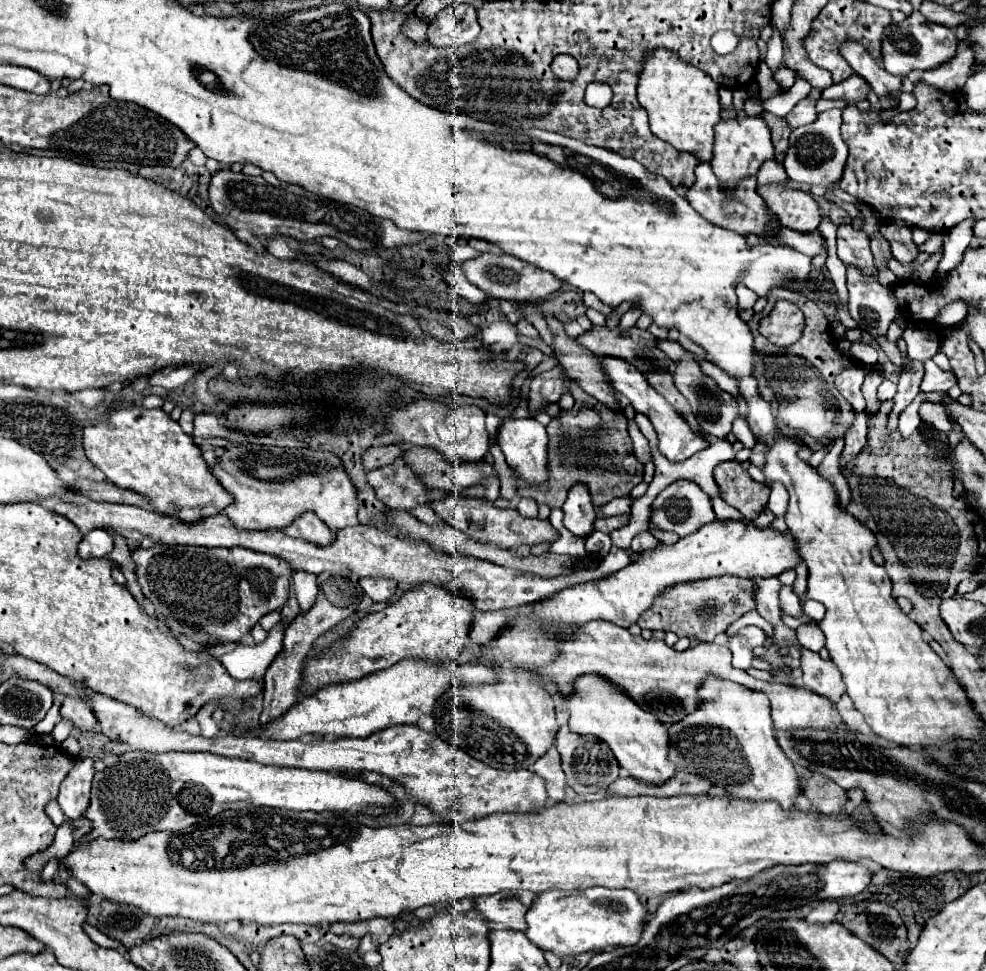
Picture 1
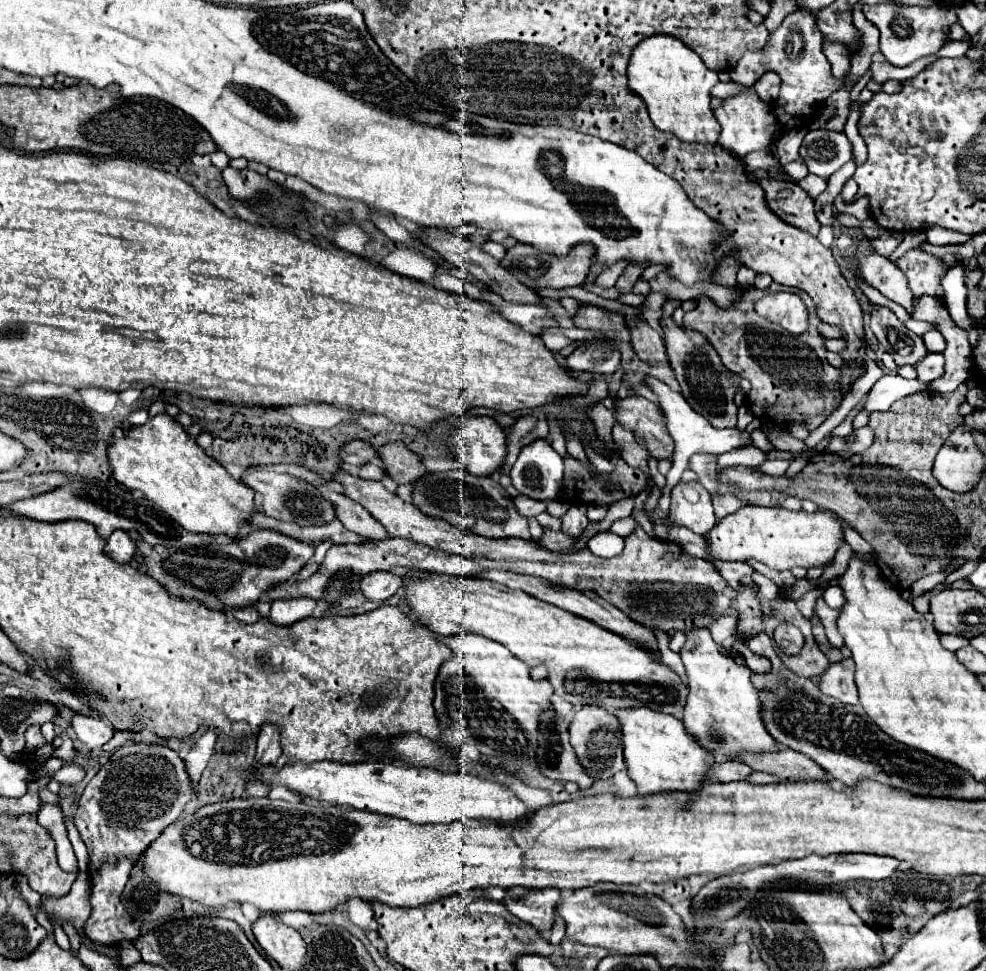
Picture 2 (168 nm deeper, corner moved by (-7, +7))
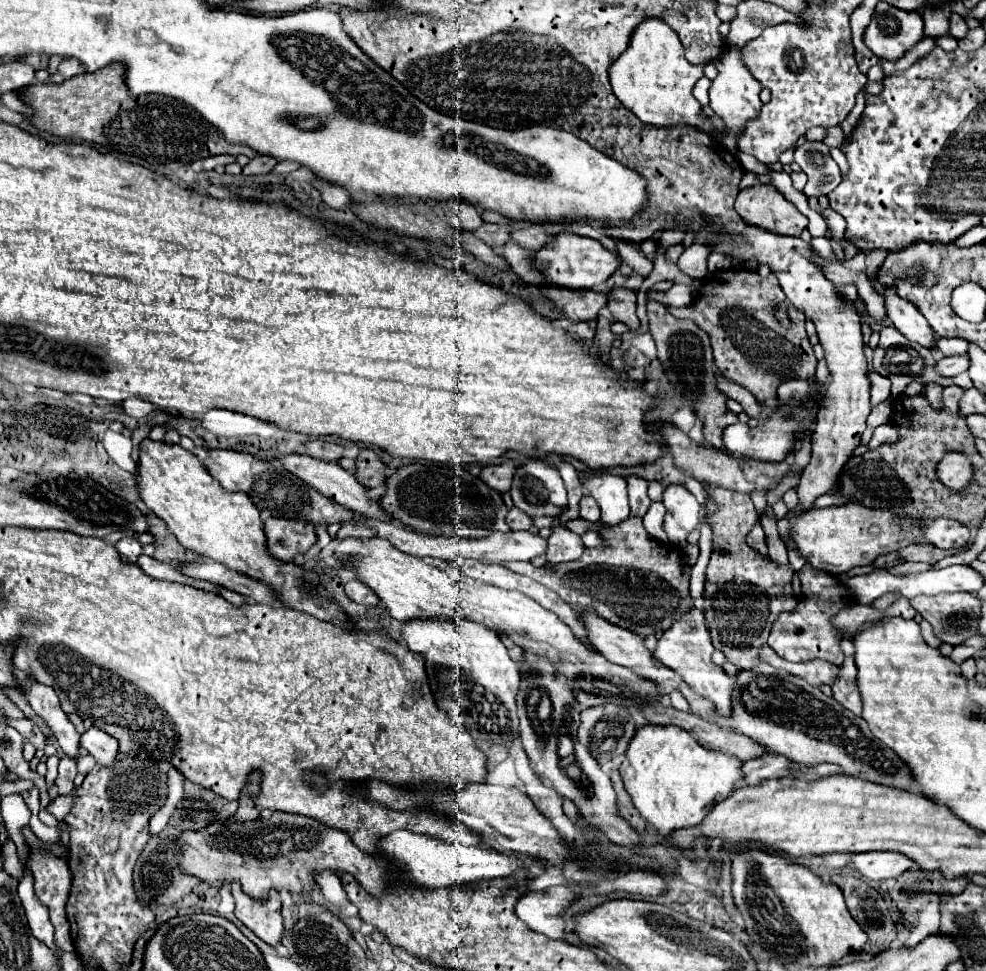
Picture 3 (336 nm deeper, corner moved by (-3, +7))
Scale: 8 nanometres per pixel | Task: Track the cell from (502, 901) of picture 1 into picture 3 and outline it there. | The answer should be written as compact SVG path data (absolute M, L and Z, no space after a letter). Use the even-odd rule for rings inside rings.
M549 887L543 891L531 891L517 899L517 917L533 931L551 939L561 939L565 933L565 921L559 913L579 897L579 891L567 887Z

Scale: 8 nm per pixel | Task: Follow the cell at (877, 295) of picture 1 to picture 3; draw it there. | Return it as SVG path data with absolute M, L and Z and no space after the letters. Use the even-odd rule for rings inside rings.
M883 327L881 329L881 341L879 341L879 345L877 345L877 349L875 349L875 357L873 357L873 367L875 367L875 371L879 373L879 375L883 375L883 377L887 377L889 381L891 381L891 385L893 385L893 397L899 397L899 395L903 395L903 389L905 389L905 385L909 385L911 381L919 381L919 383L939 383L939 385L951 385L951 383L955 383L955 379L951 379L951 377L943 377L943 375L939 375L933 367L935 367L935 359L933 359L933 355L931 355L931 351L929 349L923 349L919 343L911 343L911 341L907 341L907 337L905 335L901 335L897 329L893 329L893 327Z

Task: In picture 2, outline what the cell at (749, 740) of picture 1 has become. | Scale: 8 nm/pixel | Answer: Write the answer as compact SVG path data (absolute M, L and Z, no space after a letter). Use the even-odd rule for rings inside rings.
M691 629L685 631L685 637L687 641L679 651L689 677L689 695L683 711L685 729L695 735L707 751L733 761L737 761L737 753L741 751L777 751L775 739L761 721L759 691L751 685L749 667L725 655L713 641L709 629Z

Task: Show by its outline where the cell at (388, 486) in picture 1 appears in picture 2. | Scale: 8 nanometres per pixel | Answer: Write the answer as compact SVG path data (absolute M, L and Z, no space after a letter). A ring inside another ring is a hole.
M367 463L367 465L363 465L361 469L359 469L359 475L363 477L363 479L383 479L385 477L385 471L381 469L381 467L377 467L377 465L373 465L373 463Z

